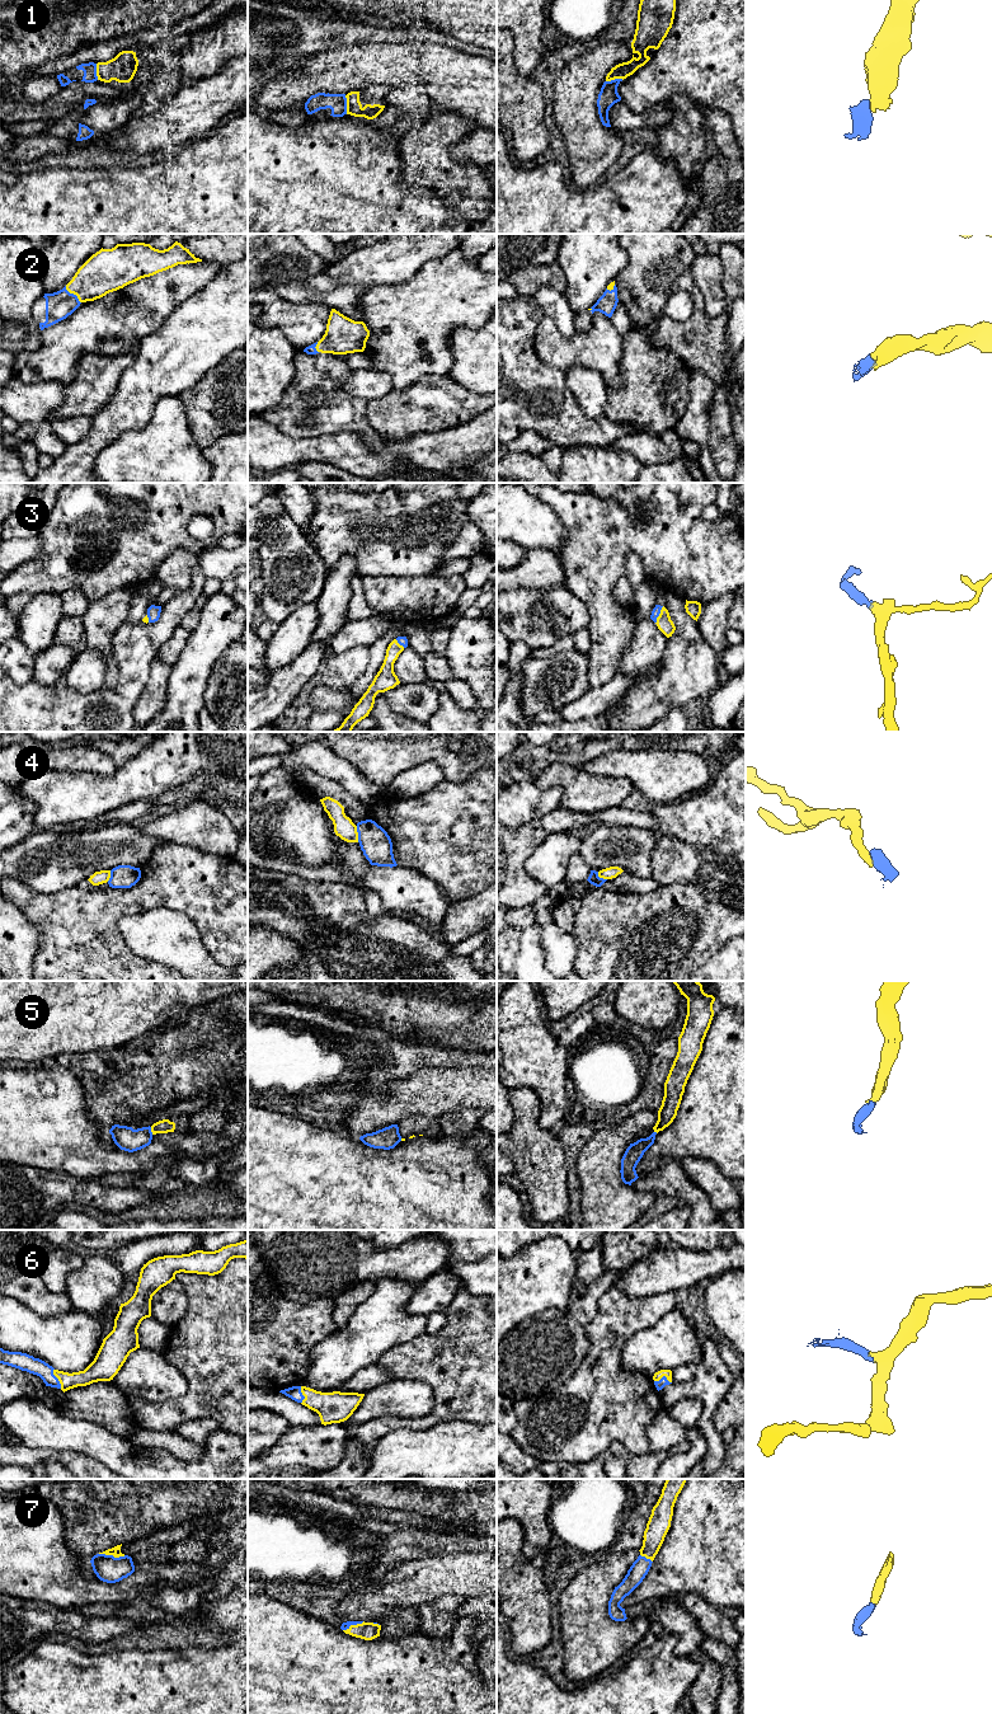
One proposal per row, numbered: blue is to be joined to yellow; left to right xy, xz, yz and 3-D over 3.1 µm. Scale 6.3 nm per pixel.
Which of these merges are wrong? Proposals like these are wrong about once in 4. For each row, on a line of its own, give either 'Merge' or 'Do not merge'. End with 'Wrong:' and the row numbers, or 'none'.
1: Do not merge
2: Merge
3: Merge
4: Do not merge
5: Do not merge
6: Merge
7: Merge
Wrong: 1, 4, 5

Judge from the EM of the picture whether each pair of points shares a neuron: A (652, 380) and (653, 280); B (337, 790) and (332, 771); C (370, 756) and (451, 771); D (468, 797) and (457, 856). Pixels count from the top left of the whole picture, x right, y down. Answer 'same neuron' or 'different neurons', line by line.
A: different neurons
B: different neurons
C: same neuron
D: same neuron

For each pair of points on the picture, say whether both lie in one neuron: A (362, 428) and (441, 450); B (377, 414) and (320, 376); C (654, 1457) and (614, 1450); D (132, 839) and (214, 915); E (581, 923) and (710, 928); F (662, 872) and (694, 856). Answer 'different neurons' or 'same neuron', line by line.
A: different neurons
B: different neurons
C: same neuron
D: different neurons
E: same neuron
F: same neuron

